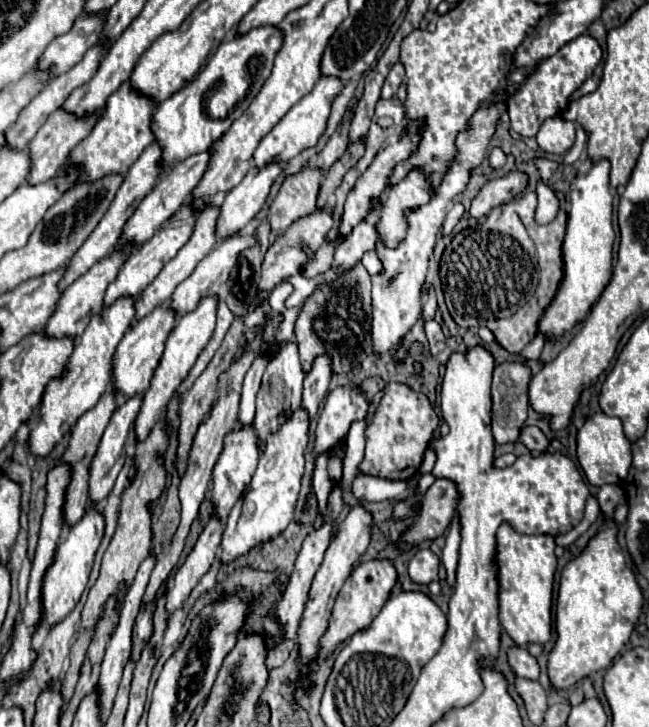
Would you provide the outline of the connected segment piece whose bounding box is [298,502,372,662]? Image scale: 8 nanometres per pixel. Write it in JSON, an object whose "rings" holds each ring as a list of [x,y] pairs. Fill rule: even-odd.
{"rings":[[[356,502],[348,516],[340,522],[336,536],[332,538],[324,562],[320,566],[320,570],[314,576],[312,588],[310,588],[310,598],[304,610],[304,616],[300,620],[300,628],[298,628],[298,644],[300,644],[300,662],[310,662],[318,656],[318,640],[322,636],[322,632],[326,630],[330,612],[332,612],[332,604],[336,600],[336,594],[340,592],[344,580],[350,576],[350,572],[354,570],[354,566],[358,564],[358,560],[362,558],[362,554],[368,550],[370,544],[370,536],[372,536],[372,512],[368,512],[364,508],[362,502]]]}

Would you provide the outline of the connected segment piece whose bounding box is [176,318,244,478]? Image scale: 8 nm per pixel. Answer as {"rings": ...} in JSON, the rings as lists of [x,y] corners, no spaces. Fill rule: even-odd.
{"rings":[[[236,318],[220,346],[220,350],[216,352],[216,356],[212,358],[212,362],[208,364],[208,368],[202,372],[202,376],[194,382],[194,386],[188,390],[188,394],[184,394],[182,398],[182,404],[180,404],[180,428],[178,428],[178,450],[176,450],[176,472],[178,476],[182,478],[186,474],[186,464],[188,464],[188,454],[190,454],[190,448],[192,448],[192,442],[194,442],[194,436],[198,432],[198,426],[204,422],[206,418],[206,412],[208,408],[212,406],[214,398],[216,398],[216,390],[218,390],[218,378],[222,372],[226,372],[226,368],[232,364],[232,356],[234,352],[238,350],[238,344],[240,344],[240,338],[244,336],[244,326],[242,326],[242,320]]]}

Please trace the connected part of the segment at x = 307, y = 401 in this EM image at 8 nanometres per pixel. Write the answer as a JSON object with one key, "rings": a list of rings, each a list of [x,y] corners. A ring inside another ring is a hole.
{"rings":[[[320,356],[314,362],[314,368],[304,378],[304,398],[302,410],[308,414],[308,420],[314,420],[320,402],[324,400],[330,384],[330,358]]]}

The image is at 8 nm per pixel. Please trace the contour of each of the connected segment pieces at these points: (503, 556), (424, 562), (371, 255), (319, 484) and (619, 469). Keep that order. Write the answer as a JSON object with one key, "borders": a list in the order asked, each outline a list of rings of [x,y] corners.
{"borders":[[[[508,524],[498,528],[498,580],[500,580],[500,622],[518,646],[532,642],[546,644],[552,638],[552,584],[556,554],[552,536],[524,536]]],[[[430,548],[418,550],[410,560],[410,578],[418,584],[430,584],[438,580],[438,566],[440,558]]],[[[376,250],[366,252],[366,256],[362,258],[362,264],[368,270],[368,274],[382,274],[382,262],[380,262]]],[[[320,456],[316,462],[314,462],[314,492],[316,492],[316,500],[318,500],[318,510],[320,510],[320,516],[326,514],[326,506],[328,506],[328,496],[330,496],[330,490],[332,490],[332,480],[328,476],[328,456]]],[[[606,414],[590,416],[582,426],[582,430],[578,432],[576,440],[578,440],[578,462],[584,470],[586,480],[592,486],[620,484],[626,480],[632,464],[632,452],[630,452],[630,442],[622,432],[622,422],[618,418],[612,418]]]]}

